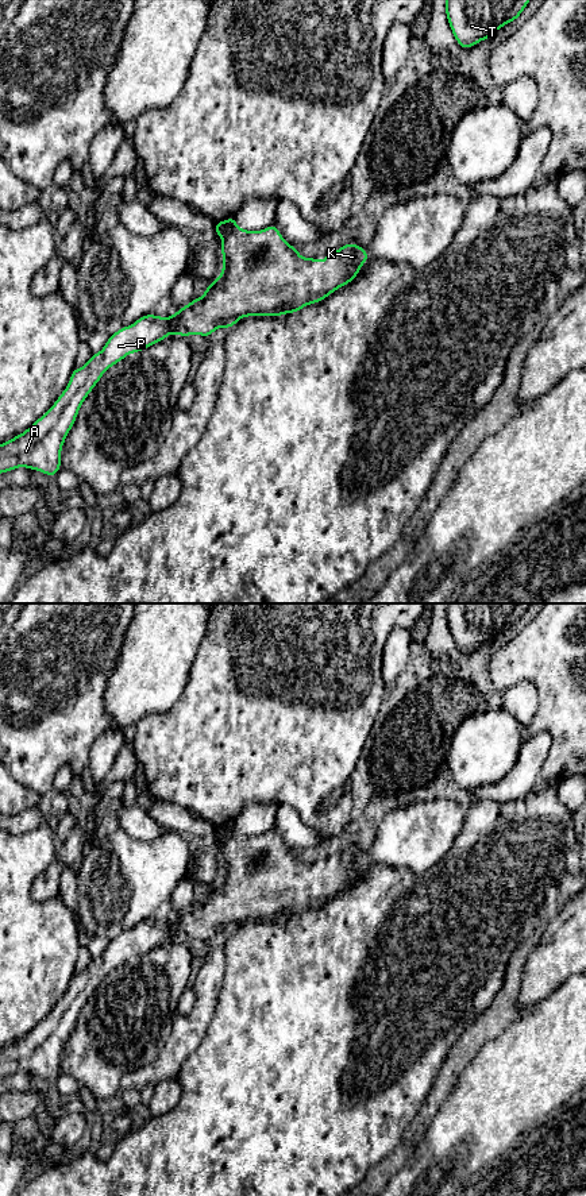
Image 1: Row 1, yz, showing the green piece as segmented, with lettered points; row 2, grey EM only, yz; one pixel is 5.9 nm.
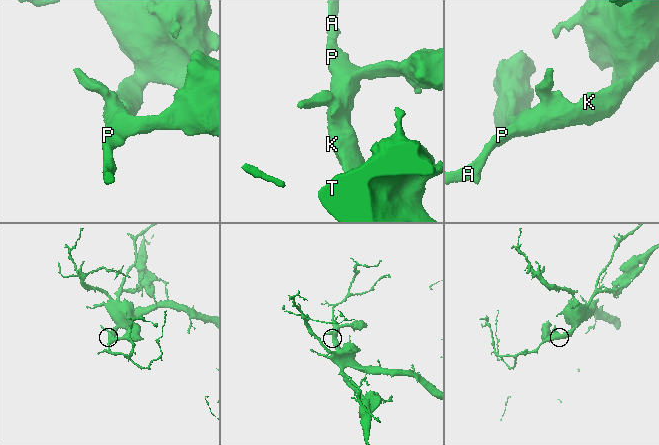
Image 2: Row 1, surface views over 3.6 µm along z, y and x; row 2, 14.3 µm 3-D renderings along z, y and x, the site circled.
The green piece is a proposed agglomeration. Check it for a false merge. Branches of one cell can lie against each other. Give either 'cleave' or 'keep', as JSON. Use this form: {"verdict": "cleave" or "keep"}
{"verdict": "keep"}

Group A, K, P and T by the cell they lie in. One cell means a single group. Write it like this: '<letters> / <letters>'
A K P T

